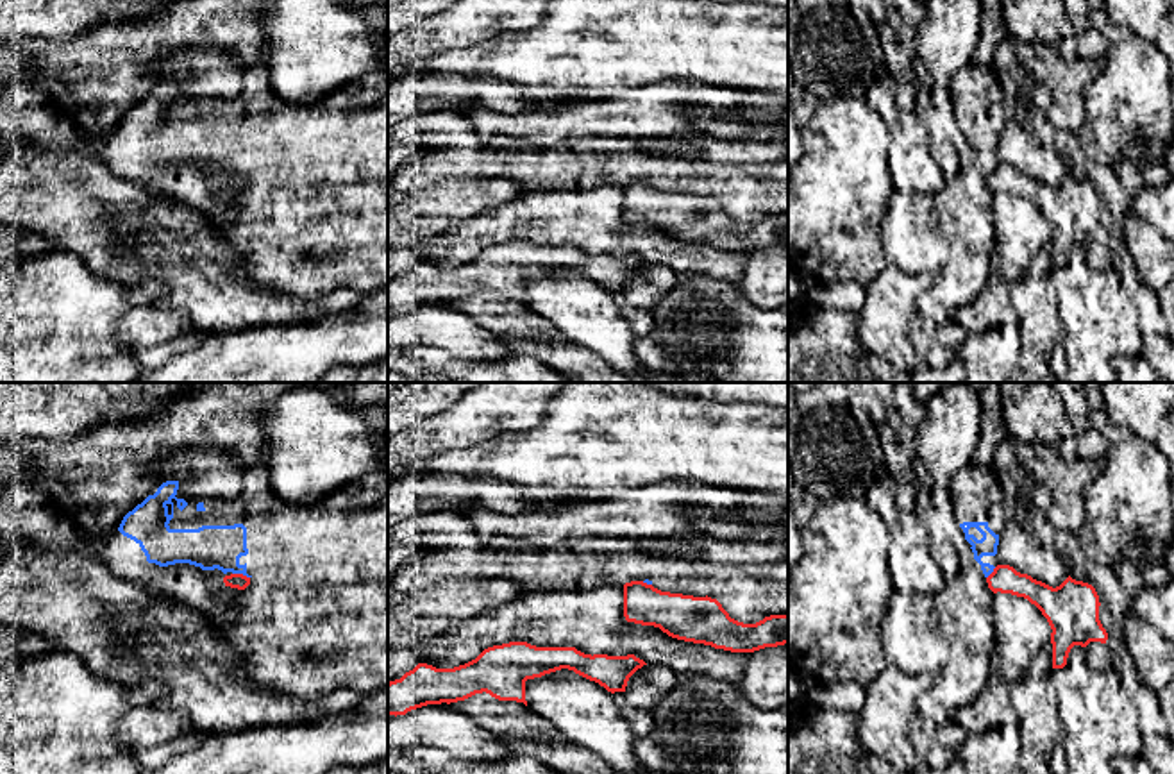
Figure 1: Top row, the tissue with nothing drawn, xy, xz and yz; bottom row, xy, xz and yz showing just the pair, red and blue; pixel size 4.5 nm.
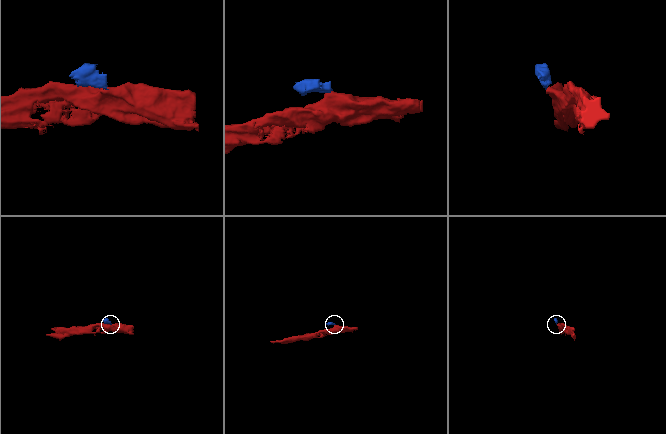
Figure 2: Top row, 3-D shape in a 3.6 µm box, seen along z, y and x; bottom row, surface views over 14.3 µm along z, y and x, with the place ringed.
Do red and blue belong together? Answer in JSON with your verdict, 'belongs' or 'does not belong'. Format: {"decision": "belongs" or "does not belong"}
{"decision": "does not belong"}

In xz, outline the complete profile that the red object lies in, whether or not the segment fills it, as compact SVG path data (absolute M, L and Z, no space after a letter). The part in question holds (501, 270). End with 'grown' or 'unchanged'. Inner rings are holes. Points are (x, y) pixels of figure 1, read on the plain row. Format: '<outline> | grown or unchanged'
M509 241L488 247L475 259L454 268L418 263L400 279L388 282L388 315L406 315L427 304L450 304L482 291L527 306L525 281L561 268L574 270L611 293L625 291L629 277L643 265L647 263L634 254L591 256L575 247Z | unchanged

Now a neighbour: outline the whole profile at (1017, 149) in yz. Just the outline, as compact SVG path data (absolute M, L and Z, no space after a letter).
M1017 118L999 134L997 159L999 164L1010 164L1052 188L1069 177L1069 166L1060 154L1029 136Z

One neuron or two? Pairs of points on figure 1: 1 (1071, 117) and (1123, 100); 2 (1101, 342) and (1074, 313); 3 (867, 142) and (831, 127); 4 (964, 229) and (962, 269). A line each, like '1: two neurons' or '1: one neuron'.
1: two neurons
2: one neuron
3: one neuron
4: one neuron

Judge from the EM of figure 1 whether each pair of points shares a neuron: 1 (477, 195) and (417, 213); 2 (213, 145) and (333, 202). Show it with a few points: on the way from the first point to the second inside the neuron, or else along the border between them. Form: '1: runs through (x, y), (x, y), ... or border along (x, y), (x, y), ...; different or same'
1: runs through (463, 199), (449, 201), (431, 211); same
2: runs through (243, 145), (258, 145), (277, 165), (302, 177); same

